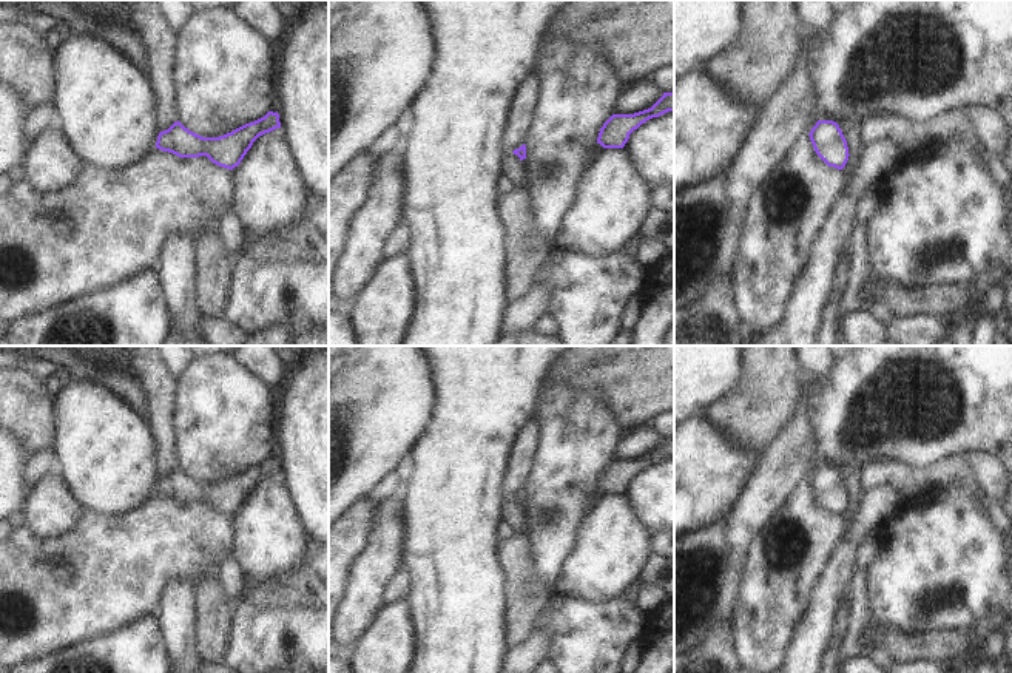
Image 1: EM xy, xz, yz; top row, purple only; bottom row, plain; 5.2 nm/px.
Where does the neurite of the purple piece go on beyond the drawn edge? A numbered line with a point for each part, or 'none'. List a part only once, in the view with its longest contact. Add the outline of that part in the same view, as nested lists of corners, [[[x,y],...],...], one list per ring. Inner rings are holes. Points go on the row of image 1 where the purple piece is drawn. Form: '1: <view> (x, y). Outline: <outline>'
none

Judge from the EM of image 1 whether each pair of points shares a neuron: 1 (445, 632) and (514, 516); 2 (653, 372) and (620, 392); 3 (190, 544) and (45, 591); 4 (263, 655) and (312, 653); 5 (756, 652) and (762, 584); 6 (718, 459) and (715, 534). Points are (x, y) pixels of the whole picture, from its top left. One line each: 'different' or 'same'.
1: different
2: same
3: same
4: same
5: same
6: different

